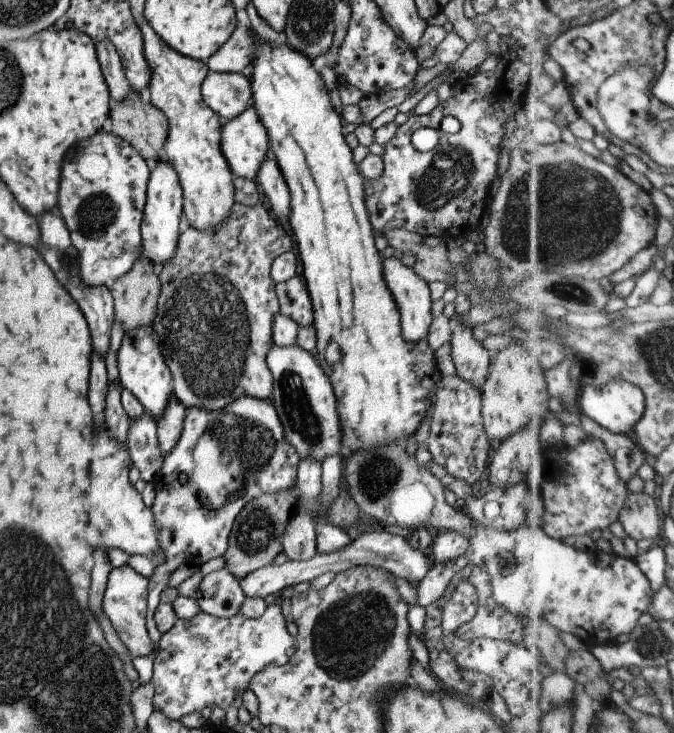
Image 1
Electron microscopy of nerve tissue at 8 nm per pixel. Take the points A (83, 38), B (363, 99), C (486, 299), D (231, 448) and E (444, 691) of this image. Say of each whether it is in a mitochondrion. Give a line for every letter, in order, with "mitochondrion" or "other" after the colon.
A: other
B: other
C: other
D: mitochondrion
E: other

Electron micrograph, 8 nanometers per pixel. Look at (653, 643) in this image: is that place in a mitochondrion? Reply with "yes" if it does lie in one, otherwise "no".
yes

